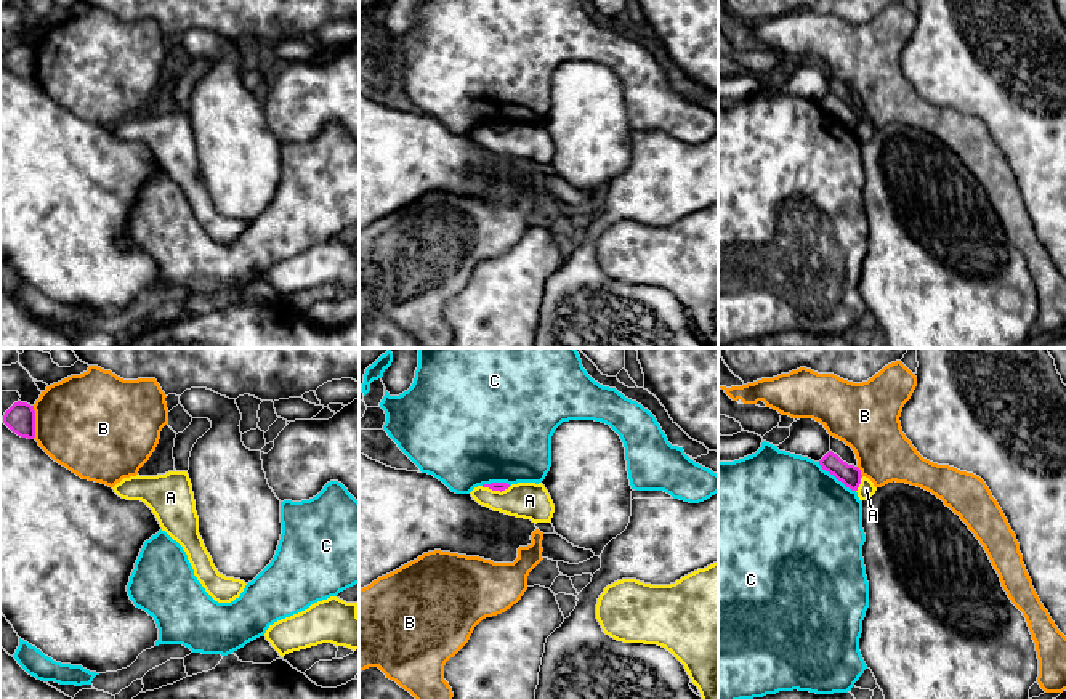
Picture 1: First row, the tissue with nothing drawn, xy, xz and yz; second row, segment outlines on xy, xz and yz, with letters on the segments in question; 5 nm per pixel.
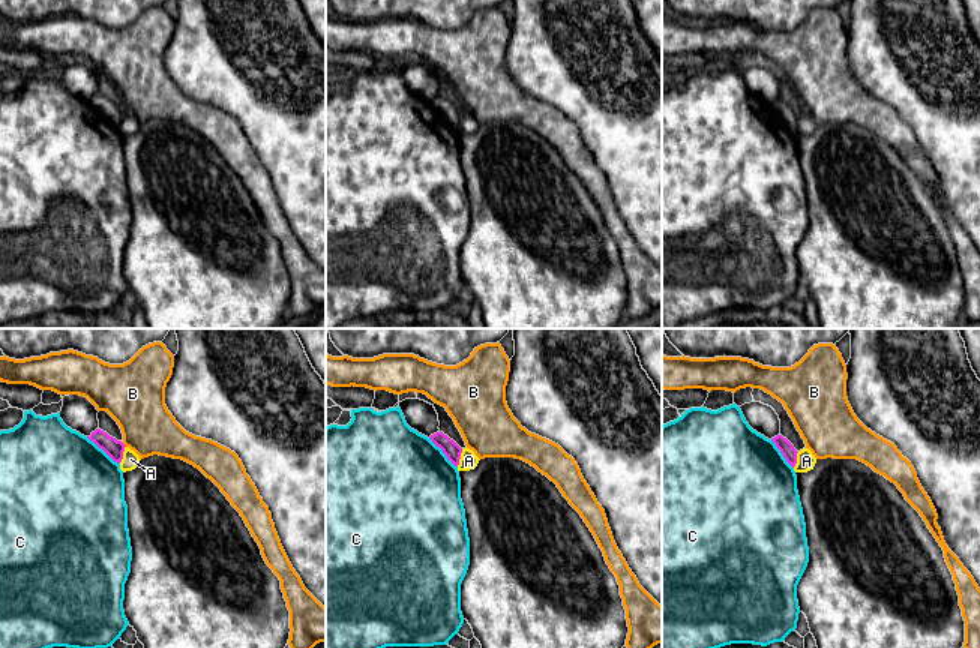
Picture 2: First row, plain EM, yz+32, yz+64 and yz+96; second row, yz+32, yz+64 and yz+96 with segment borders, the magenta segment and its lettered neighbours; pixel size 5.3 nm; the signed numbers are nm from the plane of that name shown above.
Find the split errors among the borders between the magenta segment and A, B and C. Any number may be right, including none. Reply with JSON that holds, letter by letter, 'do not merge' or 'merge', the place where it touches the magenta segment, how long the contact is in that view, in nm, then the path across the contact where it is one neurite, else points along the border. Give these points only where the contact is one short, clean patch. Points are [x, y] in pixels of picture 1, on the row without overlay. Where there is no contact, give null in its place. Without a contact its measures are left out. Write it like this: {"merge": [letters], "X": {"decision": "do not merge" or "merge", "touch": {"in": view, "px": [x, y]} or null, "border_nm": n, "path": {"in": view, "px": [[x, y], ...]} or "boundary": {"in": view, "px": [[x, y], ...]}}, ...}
{"merge": [], "A": {"decision": "do not merge", "touch": {"in": "xz", "px": [496, 130]}, "border_nm": 150, "boundary": {"in": "xz", "px": [[481, 127], [500, 132], [510, 127]]}}, "B": {"decision": "do not merge", "touch": {"in": "xy", "px": [34, 63]}, "border_nm": 170}, "C": {"decision": "do not merge", "touch": {"in": "yz", "px": [837, 119]}, "border_nm": 240}}

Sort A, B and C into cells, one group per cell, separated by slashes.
A / B / C

